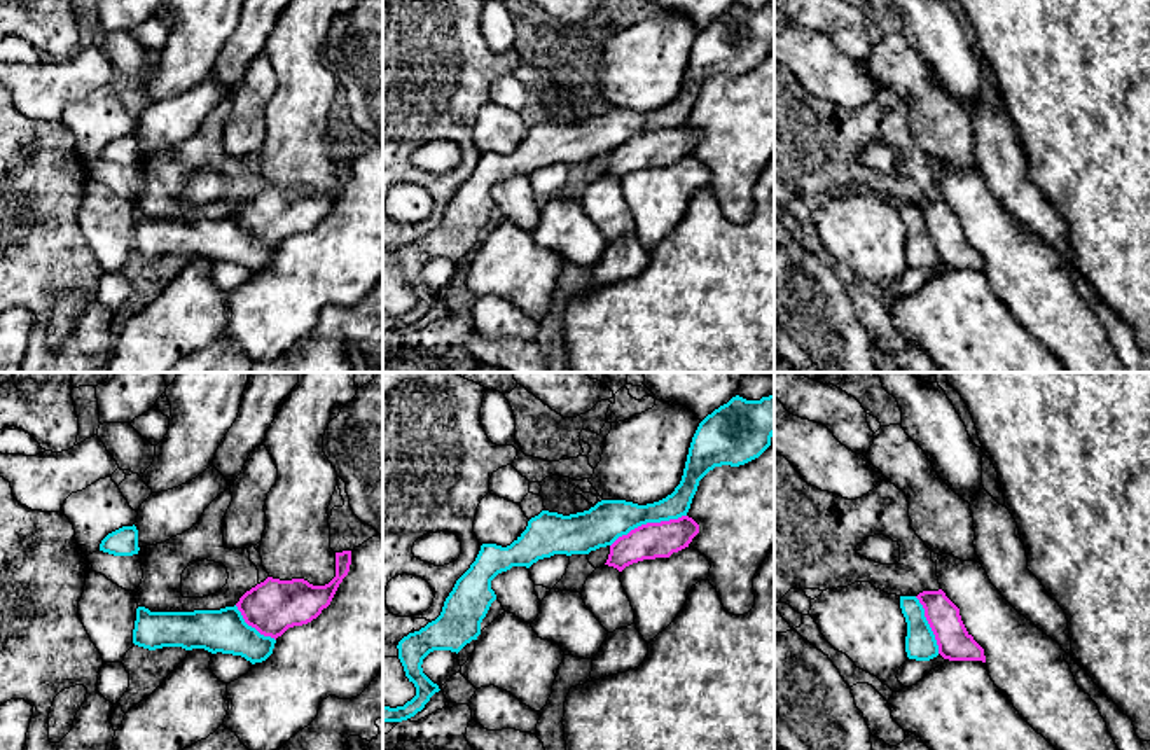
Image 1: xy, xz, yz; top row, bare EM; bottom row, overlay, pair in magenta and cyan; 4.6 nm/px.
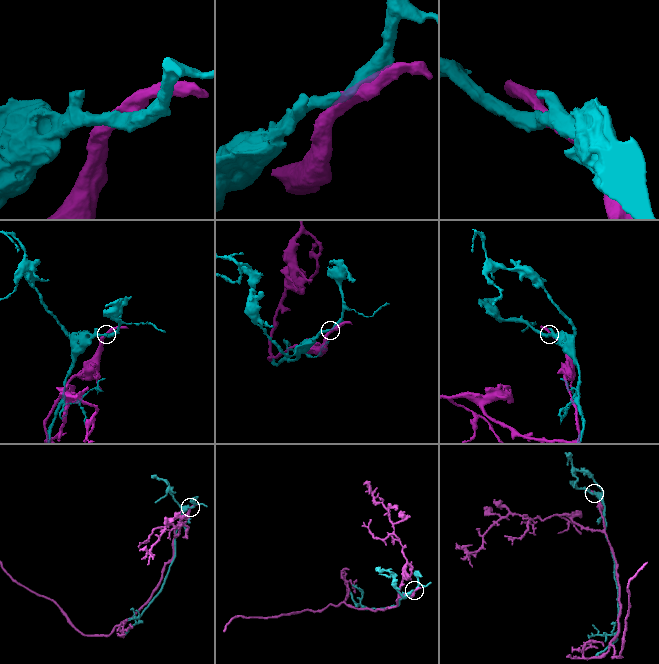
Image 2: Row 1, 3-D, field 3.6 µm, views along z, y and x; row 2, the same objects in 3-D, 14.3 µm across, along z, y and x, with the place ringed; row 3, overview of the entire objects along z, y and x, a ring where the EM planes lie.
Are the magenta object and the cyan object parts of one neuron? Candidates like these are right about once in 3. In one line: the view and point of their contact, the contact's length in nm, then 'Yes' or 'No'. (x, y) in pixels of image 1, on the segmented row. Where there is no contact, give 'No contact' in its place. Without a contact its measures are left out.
Touches magenta at xz (647, 523). Shared border 380 nm. No

